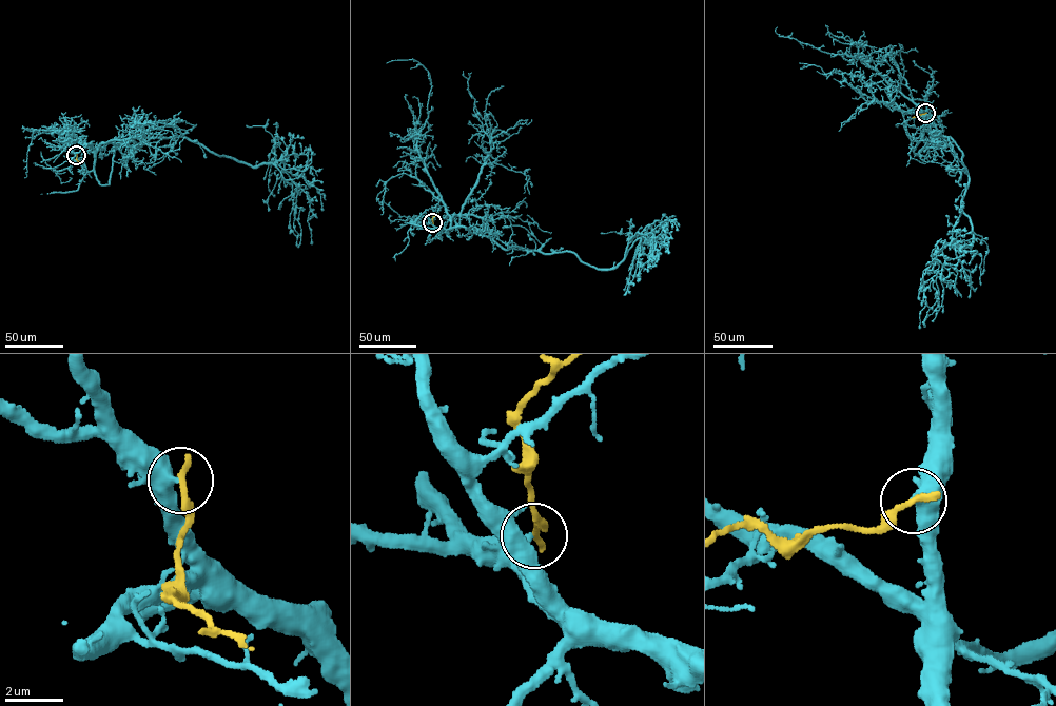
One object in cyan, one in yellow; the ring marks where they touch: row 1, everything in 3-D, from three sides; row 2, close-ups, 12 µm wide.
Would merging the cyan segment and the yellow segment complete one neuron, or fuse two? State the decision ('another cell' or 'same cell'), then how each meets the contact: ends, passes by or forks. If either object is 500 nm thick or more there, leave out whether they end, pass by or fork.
another cell; cyan ends there; yellow ends there

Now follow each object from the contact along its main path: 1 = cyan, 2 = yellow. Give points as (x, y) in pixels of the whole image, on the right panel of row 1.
1: (925, 113), (922, 135), (926, 116), (961, 153), (973, 240), (937, 253), (939, 295), (924, 327)
2: (925, 113), (912, 117)

